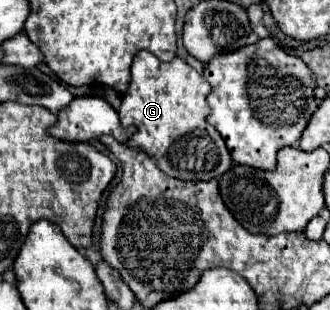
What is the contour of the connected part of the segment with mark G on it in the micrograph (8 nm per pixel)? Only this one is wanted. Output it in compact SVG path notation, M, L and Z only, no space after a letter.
M149 50L137 52L133 58L133 66L131 66L129 92L123 96L123 102L119 108L121 126L123 128L129 128L131 124L137 126L137 132L129 140L129 146L139 148L147 156L155 158L159 168L167 176L173 176L179 180L221 178L231 168L231 156L229 156L229 150L227 150L223 138L219 136L219 132L213 126L209 126L205 120L209 114L209 106L207 106L207 94L209 92L211 92L211 86L207 84L207 80L201 74L197 74L185 60L175 56L171 62L161 62Z

